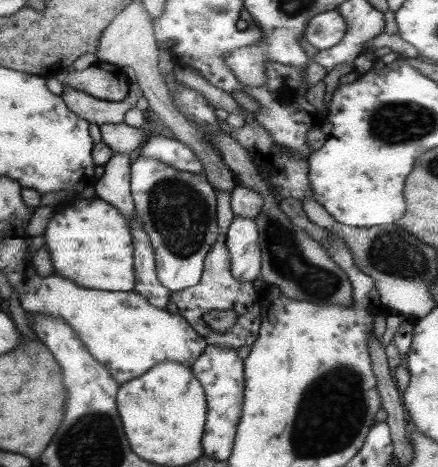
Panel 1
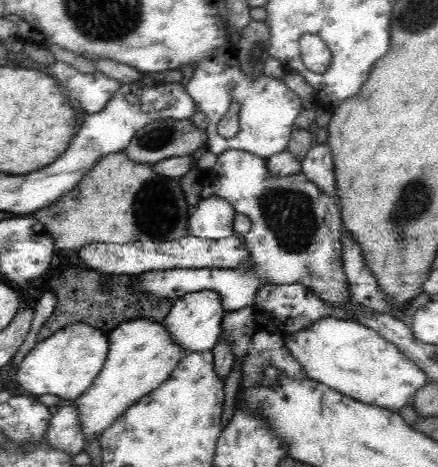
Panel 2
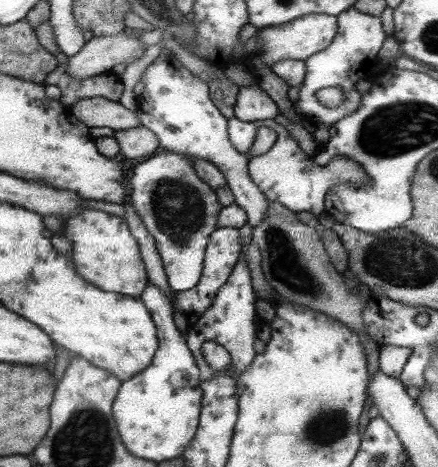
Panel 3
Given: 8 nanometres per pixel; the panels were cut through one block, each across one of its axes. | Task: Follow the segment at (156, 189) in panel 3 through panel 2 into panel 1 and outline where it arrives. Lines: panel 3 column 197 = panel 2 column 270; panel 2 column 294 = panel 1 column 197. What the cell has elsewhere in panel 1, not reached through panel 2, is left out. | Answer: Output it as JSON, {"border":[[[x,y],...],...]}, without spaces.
{"border":[[[137,158],[131,164],[131,198],[151,240],[159,284],[169,288],[171,294],[199,284],[205,256],[219,236],[215,188],[203,174],[177,172],[163,162]]]}

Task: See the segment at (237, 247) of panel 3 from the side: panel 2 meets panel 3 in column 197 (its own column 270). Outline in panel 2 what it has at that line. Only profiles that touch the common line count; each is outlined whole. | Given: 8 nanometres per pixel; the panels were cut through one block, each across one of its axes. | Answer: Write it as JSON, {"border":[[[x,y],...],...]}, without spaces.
{"border":[[[344,226],[340,228],[340,244],[342,244],[342,252],[340,252],[340,264],[342,264],[342,274],[346,278],[346,286],[348,286],[348,306],[352,308],[346,308],[346,306],[332,306],[328,304],[326,300],[322,300],[318,294],[314,294],[308,286],[304,284],[274,284],[274,282],[268,282],[268,284],[262,284],[258,290],[256,290],[256,296],[254,296],[254,304],[260,308],[260,312],[264,312],[272,324],[276,328],[280,328],[284,334],[296,334],[296,332],[302,332],[304,328],[308,328],[310,324],[316,324],[316,320],[324,320],[324,318],[332,318],[332,320],[350,320],[350,322],[358,322],[358,310],[364,310],[364,312],[372,312],[372,314],[394,314],[392,312],[392,300],[380,290],[380,284],[378,284],[378,278],[374,276],[374,270],[368,268],[368,264],[364,262],[364,252],[362,252],[362,246],[360,242],[356,242],[352,238],[352,232],[348,232]]]}

